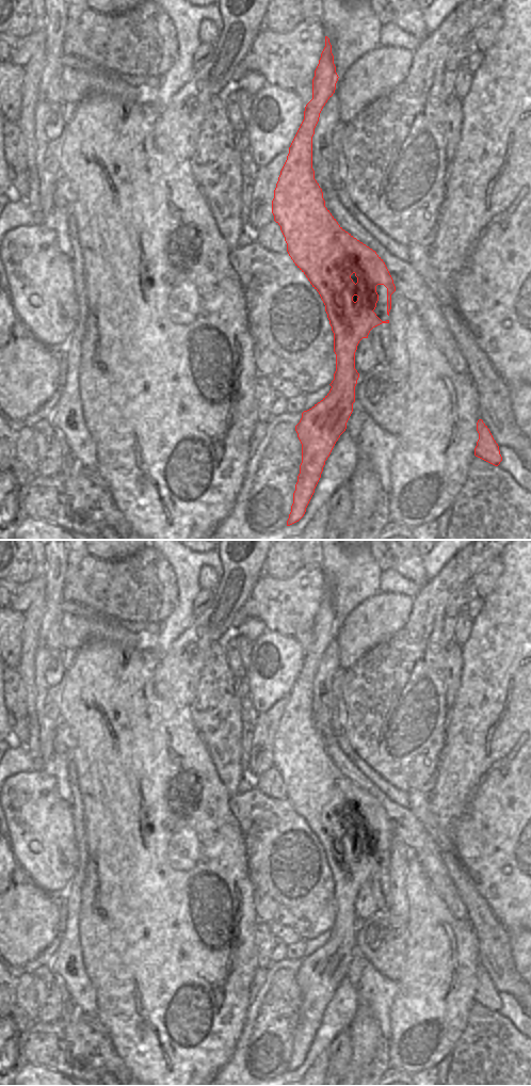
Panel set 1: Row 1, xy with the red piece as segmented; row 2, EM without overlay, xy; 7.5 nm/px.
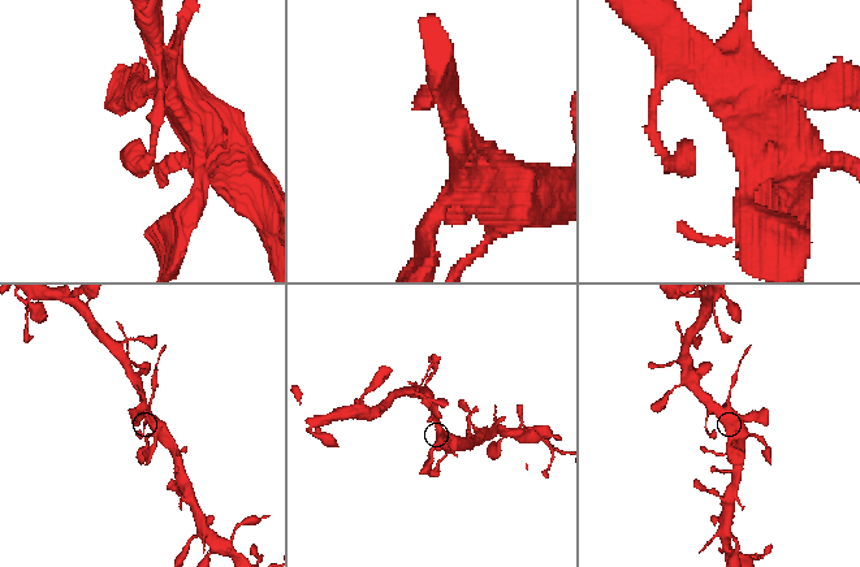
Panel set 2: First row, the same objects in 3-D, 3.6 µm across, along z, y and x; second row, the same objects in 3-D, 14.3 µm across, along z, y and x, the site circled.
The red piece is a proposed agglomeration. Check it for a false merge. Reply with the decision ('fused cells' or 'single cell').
fused cells

